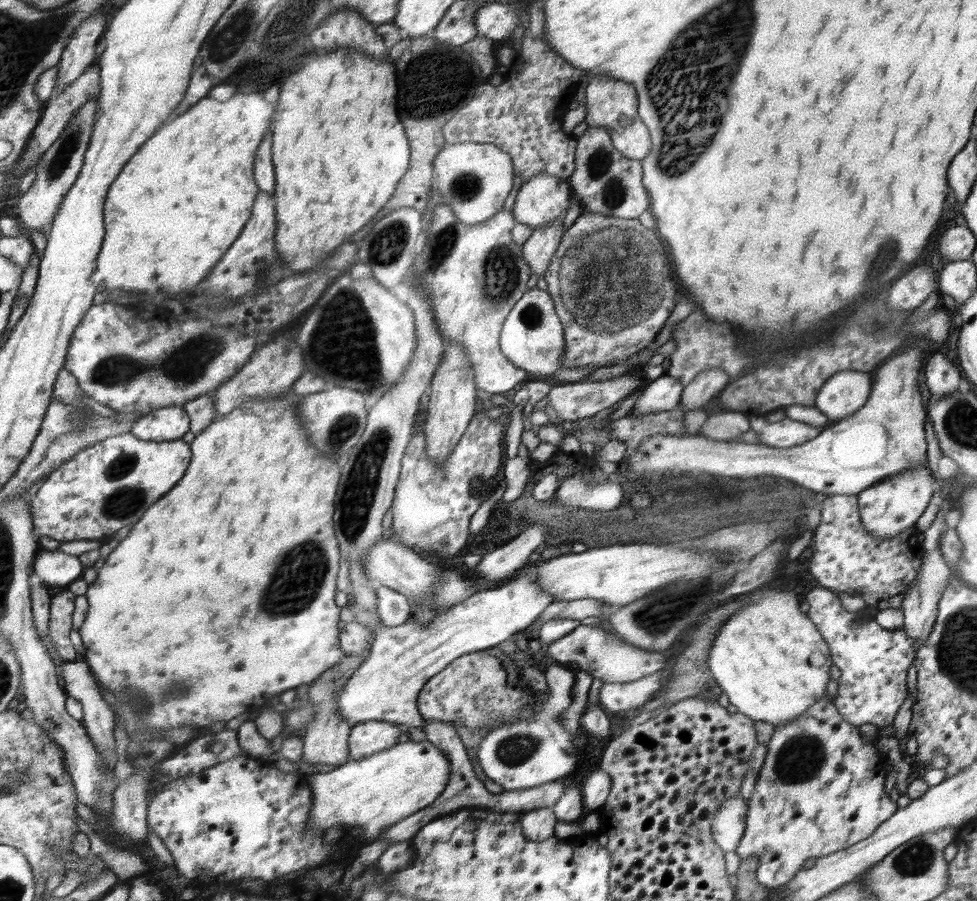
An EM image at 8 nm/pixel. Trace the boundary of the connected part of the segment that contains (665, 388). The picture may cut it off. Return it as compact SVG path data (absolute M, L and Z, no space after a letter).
M666 374L646 384L638 394L630 415L645 415L672 410L682 402L684 384Z

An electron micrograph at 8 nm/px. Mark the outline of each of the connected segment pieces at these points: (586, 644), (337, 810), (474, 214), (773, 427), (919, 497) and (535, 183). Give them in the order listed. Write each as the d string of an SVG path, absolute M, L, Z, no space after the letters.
M580 625L576 627L574 631L569 633L563 638L555 640L548 645L548 654L553 658L553 662L557 664L568 665L573 664L574 666L580 667L582 671L590 674L593 679L600 679L604 683L626 683L629 681L636 681L644 678L644 676L651 676L656 672L661 671L666 666L666 656L660 652L644 652L636 646L628 646L626 642L622 642L618 636L612 636L608 634L606 630L602 628L592 628L590 625Z
M412 740L405 744L396 744L394 747L382 750L363 758L352 760L351 758L335 770L326 773L316 773L307 776L306 779L312 791L312 810L307 820L309 830L325 830L341 824L344 829L361 828L365 842L373 842L379 839L382 829L415 815L431 806L450 782L451 765L450 758L440 748L432 745L428 740L414 742Z
M462 142L452 146L446 145L436 155L436 186L438 195L442 195L442 203L450 205L464 225L484 223L492 219L500 211L508 192L514 186L514 162L511 156L495 144Z
M751 414L748 416L753 432L758 433L760 442L766 446L790 448L808 442L822 432L822 427L816 428L811 424L788 417L778 422L768 423L764 416L758 417Z
M928 461L923 463L922 466L914 466L910 470L888 476L887 479L881 480L857 494L861 523L868 532L871 532L872 536L888 540L915 525L918 518L922 516L934 494L932 487L934 479L929 463Z
M541 172L522 184L512 212L519 224L526 224L533 230L546 227L566 217L572 195L568 180Z

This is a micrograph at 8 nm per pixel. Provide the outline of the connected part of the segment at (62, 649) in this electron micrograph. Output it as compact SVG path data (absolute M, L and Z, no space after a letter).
M71 590L60 592L51 597L50 626L47 635L51 637L56 654L66 661L76 658L76 650L68 638L72 628L72 610L74 610L74 593Z

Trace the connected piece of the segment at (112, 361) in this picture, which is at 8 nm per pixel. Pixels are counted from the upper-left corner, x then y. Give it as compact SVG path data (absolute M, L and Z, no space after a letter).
M113 302L92 306L84 316L84 319L80 322L79 327L76 328L76 332L69 345L69 350L67 351L65 369L77 378L77 386L85 392L86 396L109 406L115 411L148 414L151 411L174 406L174 404L187 403L189 400L194 400L202 395L212 395L220 385L223 385L228 379L238 374L238 372L246 366L252 354L255 352L255 338L240 336L240 334L232 332L230 328L216 326L216 324L212 324L212 322L208 322L208 320L192 320L192 316L172 316L172 314L166 314L166 312L160 314L160 316L156 316L156 318L146 318L144 314L146 314L146 312L140 312L140 314L136 316L136 310L126 310L126 306L122 308L122 306L118 306L118 304Z

